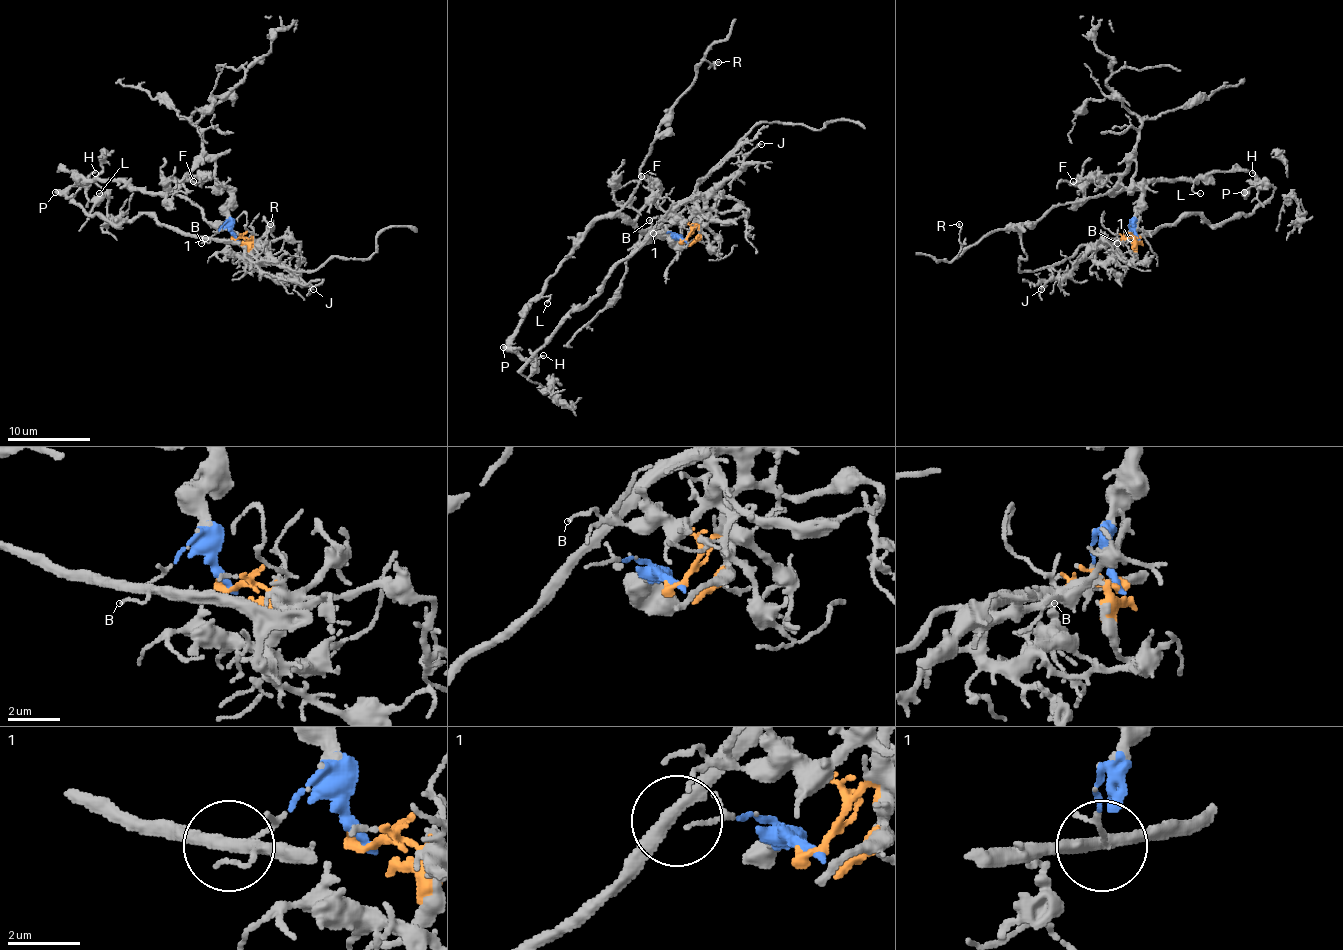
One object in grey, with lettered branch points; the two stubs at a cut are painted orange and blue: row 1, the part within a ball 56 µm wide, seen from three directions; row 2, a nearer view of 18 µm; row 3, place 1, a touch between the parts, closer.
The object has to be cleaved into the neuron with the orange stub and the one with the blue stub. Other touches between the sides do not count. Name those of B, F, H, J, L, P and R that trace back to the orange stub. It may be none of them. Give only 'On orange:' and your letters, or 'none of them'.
On orange: B, H, J, P

